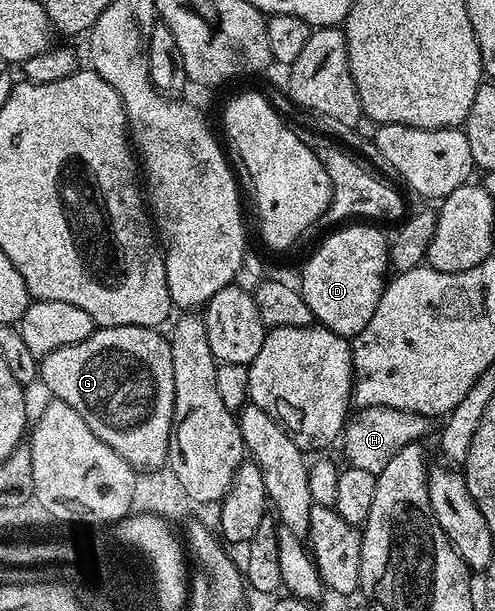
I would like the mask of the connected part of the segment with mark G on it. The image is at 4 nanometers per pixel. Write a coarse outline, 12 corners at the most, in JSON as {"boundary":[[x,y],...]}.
{"boundary":[[97,328],[39,380],[134,470],[166,467],[175,370],[156,328]]}

